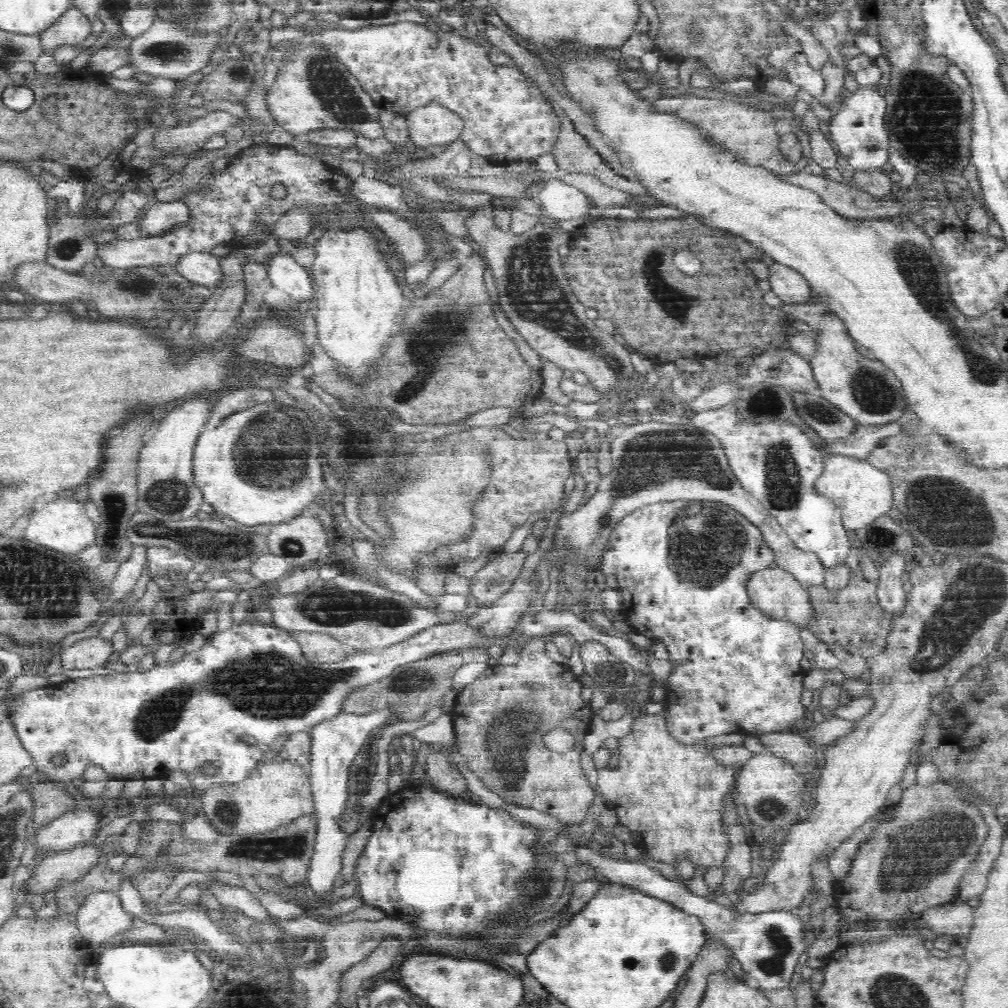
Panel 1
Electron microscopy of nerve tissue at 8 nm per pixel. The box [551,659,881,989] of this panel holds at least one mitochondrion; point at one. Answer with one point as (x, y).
(774, 949)

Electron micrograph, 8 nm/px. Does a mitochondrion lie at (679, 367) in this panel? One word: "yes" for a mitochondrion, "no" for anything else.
no

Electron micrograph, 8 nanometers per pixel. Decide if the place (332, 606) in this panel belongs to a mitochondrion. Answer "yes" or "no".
yes

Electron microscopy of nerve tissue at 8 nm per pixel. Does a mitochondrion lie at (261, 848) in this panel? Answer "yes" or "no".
yes

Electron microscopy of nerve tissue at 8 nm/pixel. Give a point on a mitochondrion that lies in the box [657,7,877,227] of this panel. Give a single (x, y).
(691, 34)

